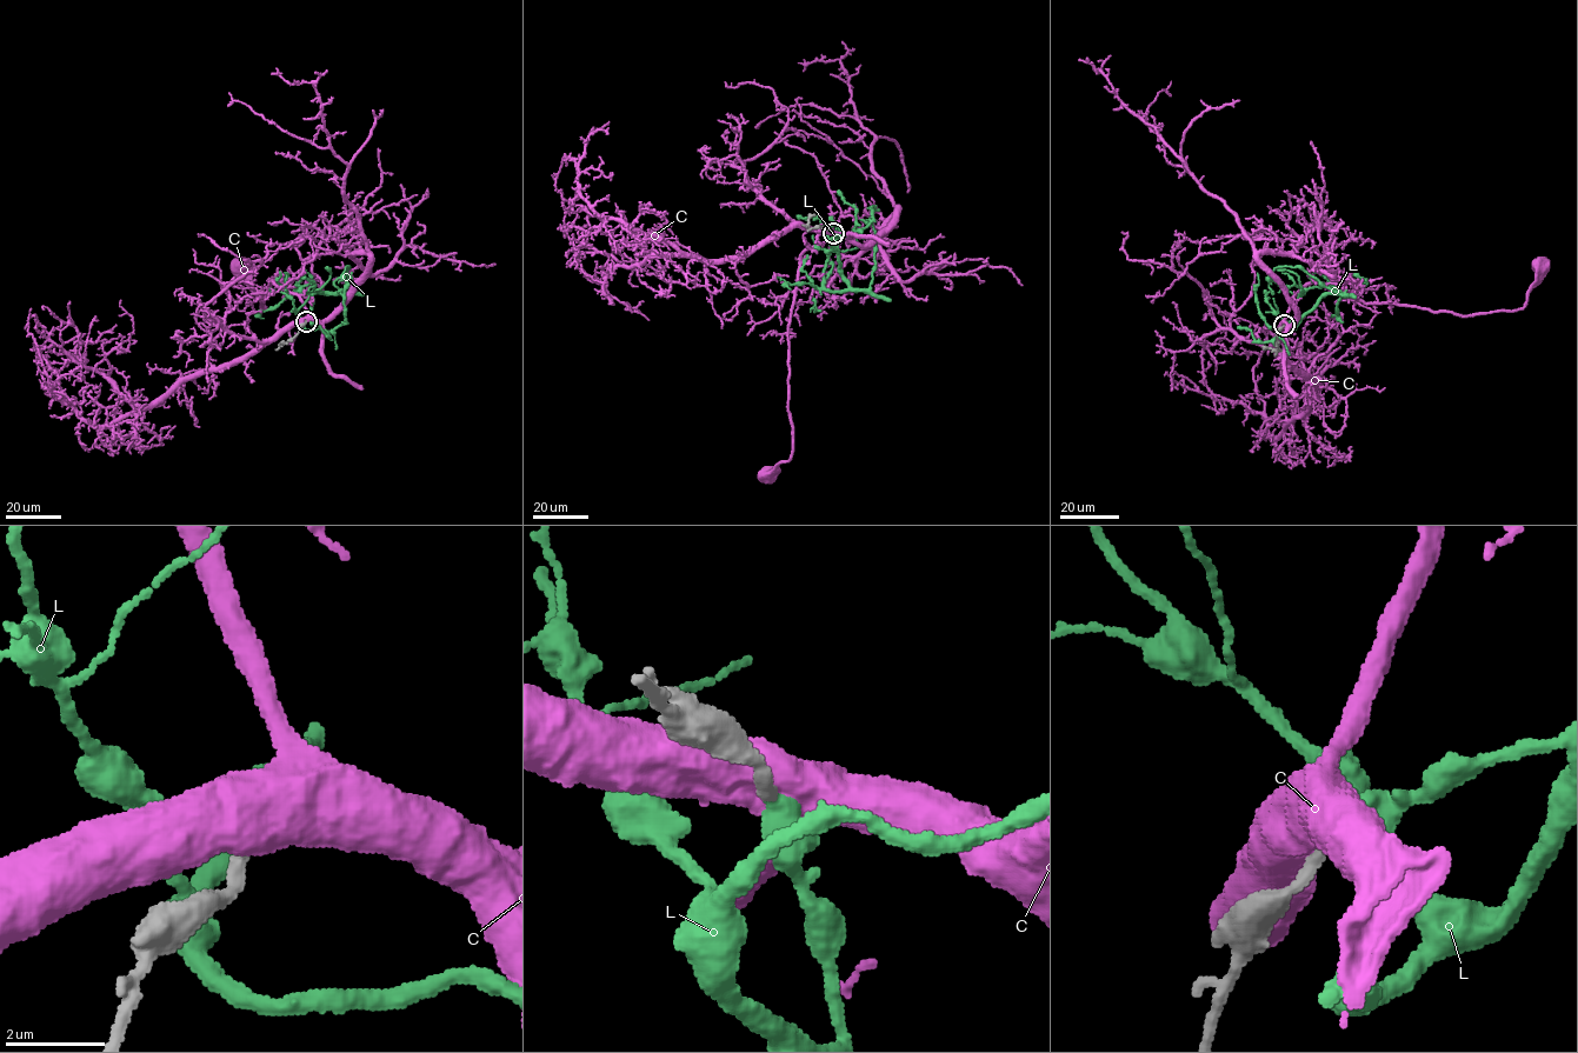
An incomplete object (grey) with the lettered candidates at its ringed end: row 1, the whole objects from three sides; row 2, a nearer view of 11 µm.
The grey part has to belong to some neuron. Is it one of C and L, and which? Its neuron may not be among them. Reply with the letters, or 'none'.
L

